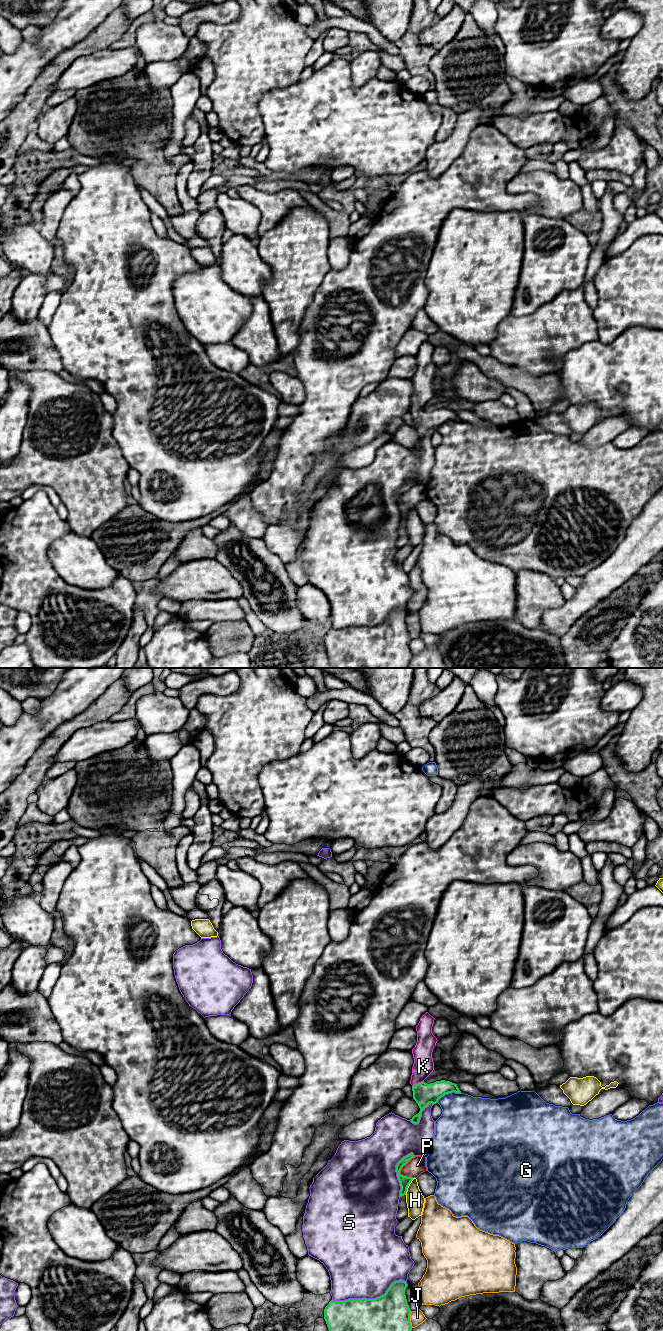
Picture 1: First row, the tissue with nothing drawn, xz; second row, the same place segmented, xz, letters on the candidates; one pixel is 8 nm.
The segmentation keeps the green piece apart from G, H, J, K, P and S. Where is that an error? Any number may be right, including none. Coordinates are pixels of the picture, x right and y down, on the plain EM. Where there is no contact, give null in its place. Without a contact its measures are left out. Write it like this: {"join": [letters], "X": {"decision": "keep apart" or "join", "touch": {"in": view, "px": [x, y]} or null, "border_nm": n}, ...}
{"join": ["K"], "G": {"decision": "keep apart", "touch": {"in": "xz", "px": [448, 420]}, "border_nm": 220}, "H": {"decision": "keep apart", "touch": {"in": "xz", "px": [408, 513]}, "border_nm": 150}, "J": {"decision": "keep apart", "touch": {"in": "xz", "px": [409, 647]}, "border_nm": 140}, "K": {"decision": "join", "touch": {"in": "xz", "px": [417, 412]}, "border_nm": 100}, "P": {"decision": "keep apart", "touch": {"in": "xz", "px": [404, 492]}, "border_nm": 200}, "S": {"decision": "keep apart", "touch": {"in": "xz", "px": [370, 627]}, "border_nm": 600}}

